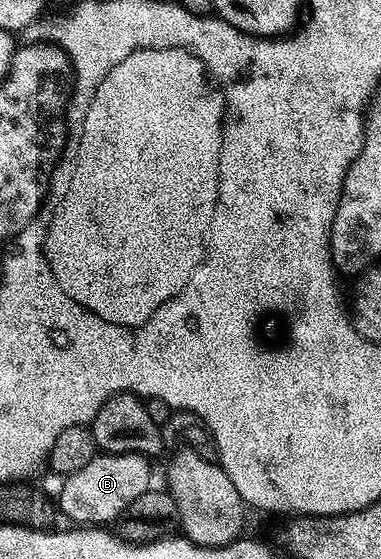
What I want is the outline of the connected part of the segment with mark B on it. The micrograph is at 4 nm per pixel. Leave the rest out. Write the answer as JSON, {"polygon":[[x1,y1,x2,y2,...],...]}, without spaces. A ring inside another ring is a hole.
{"polygon":[[99,452,80,471,65,474,62,490,56,497,56,509,67,517,67,522,78,527,106,527,118,516,125,514,131,505,151,488,151,462,138,453]]}

